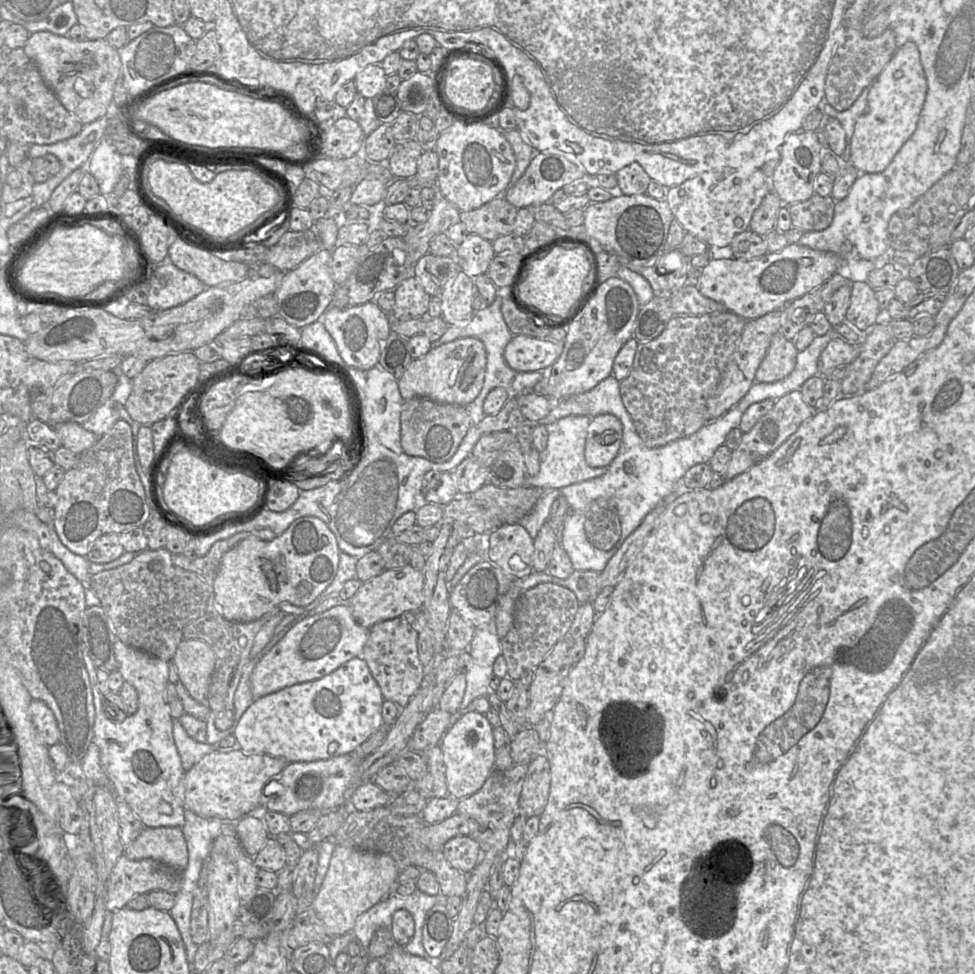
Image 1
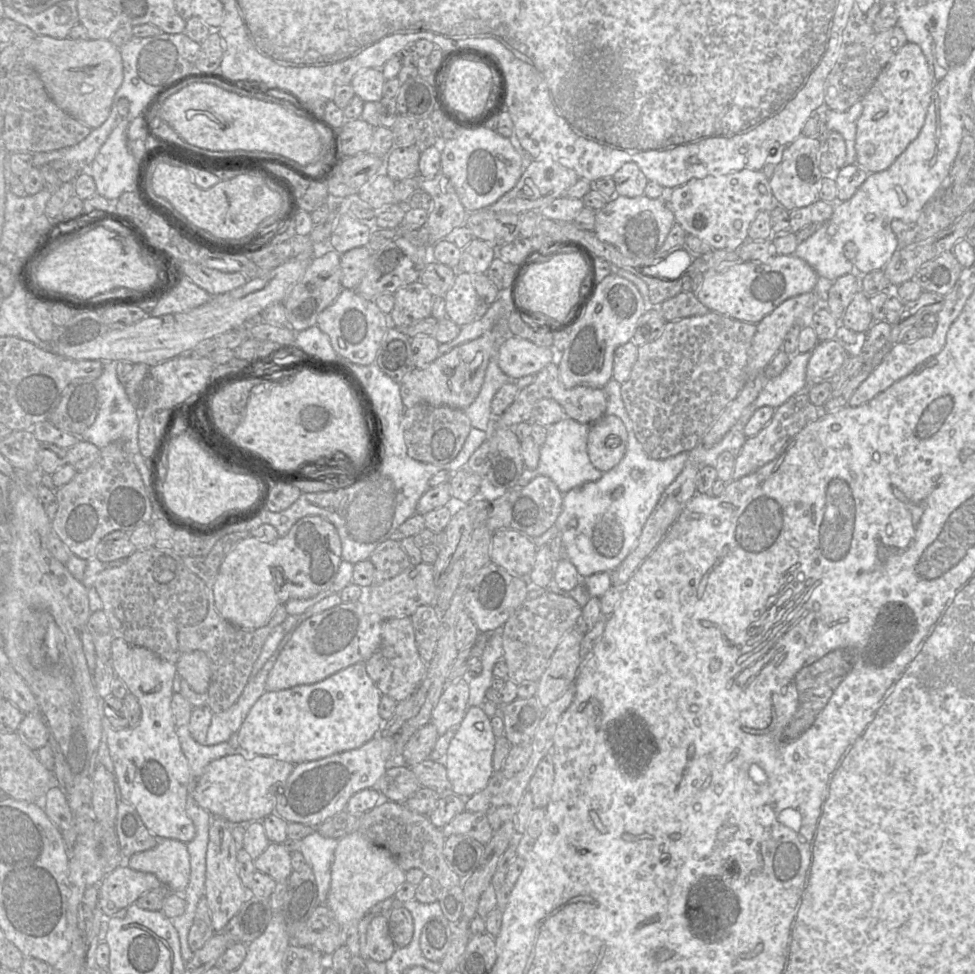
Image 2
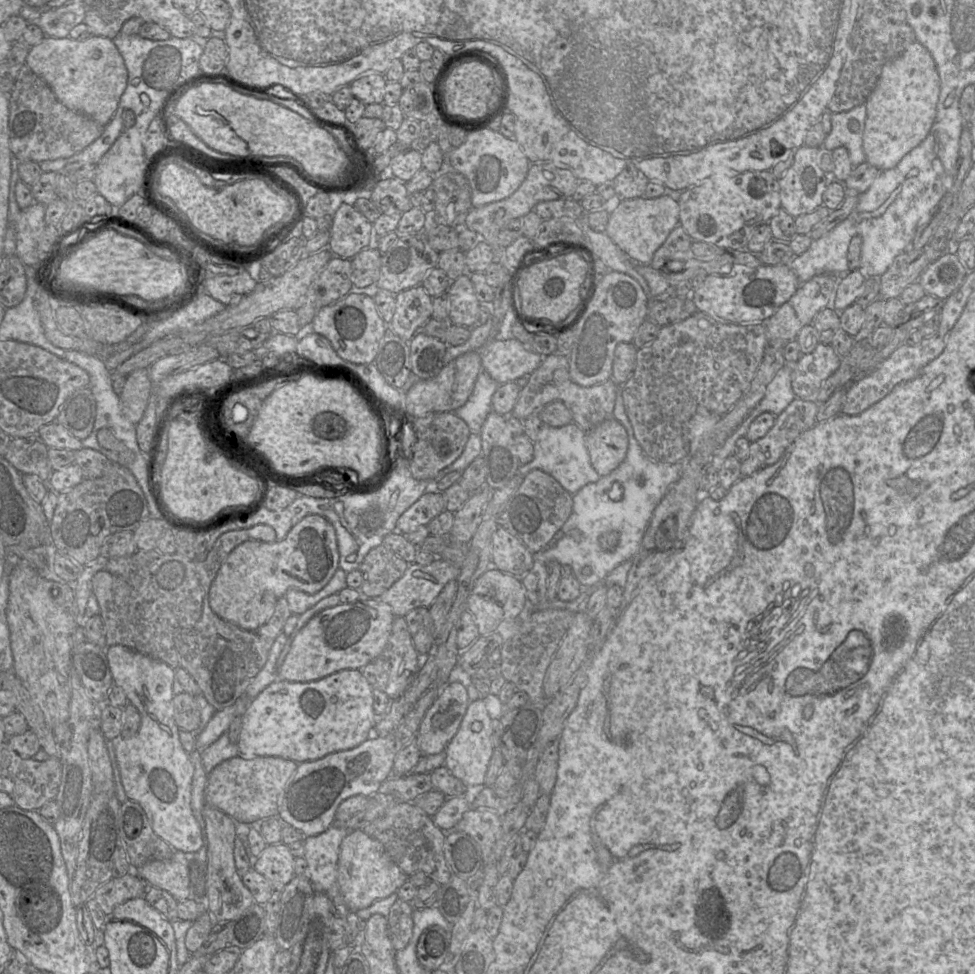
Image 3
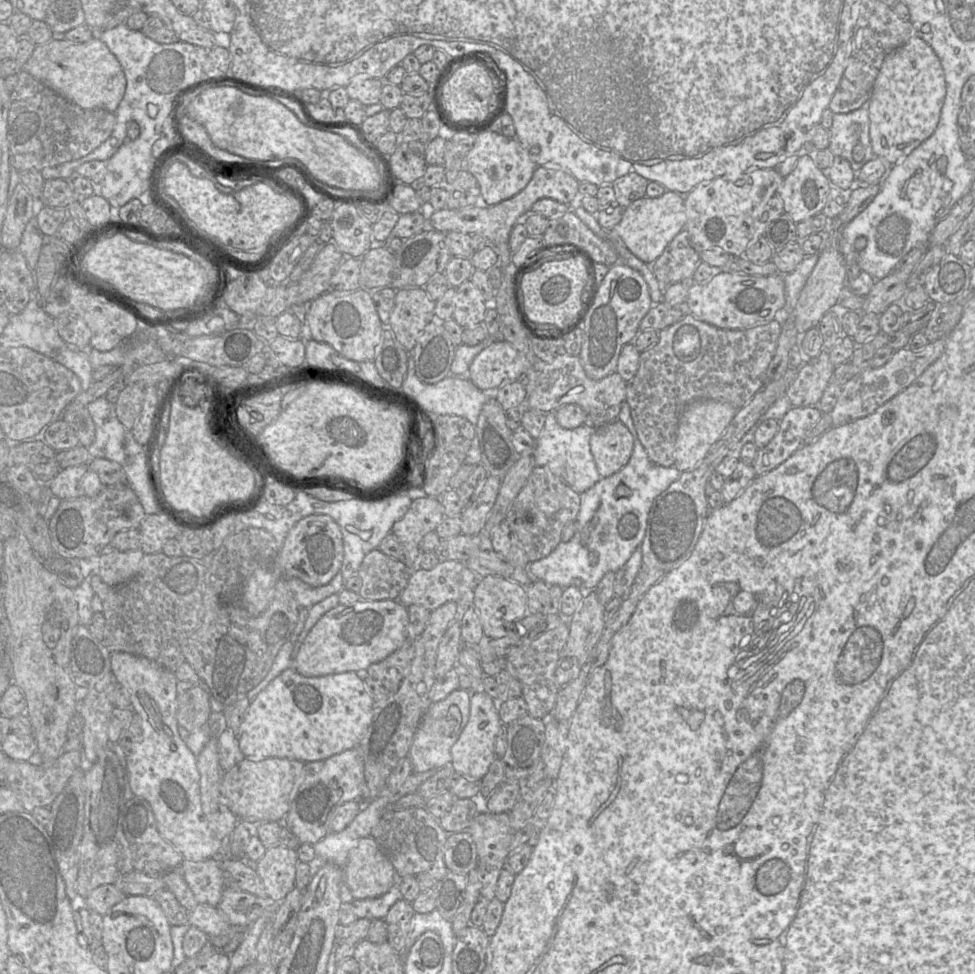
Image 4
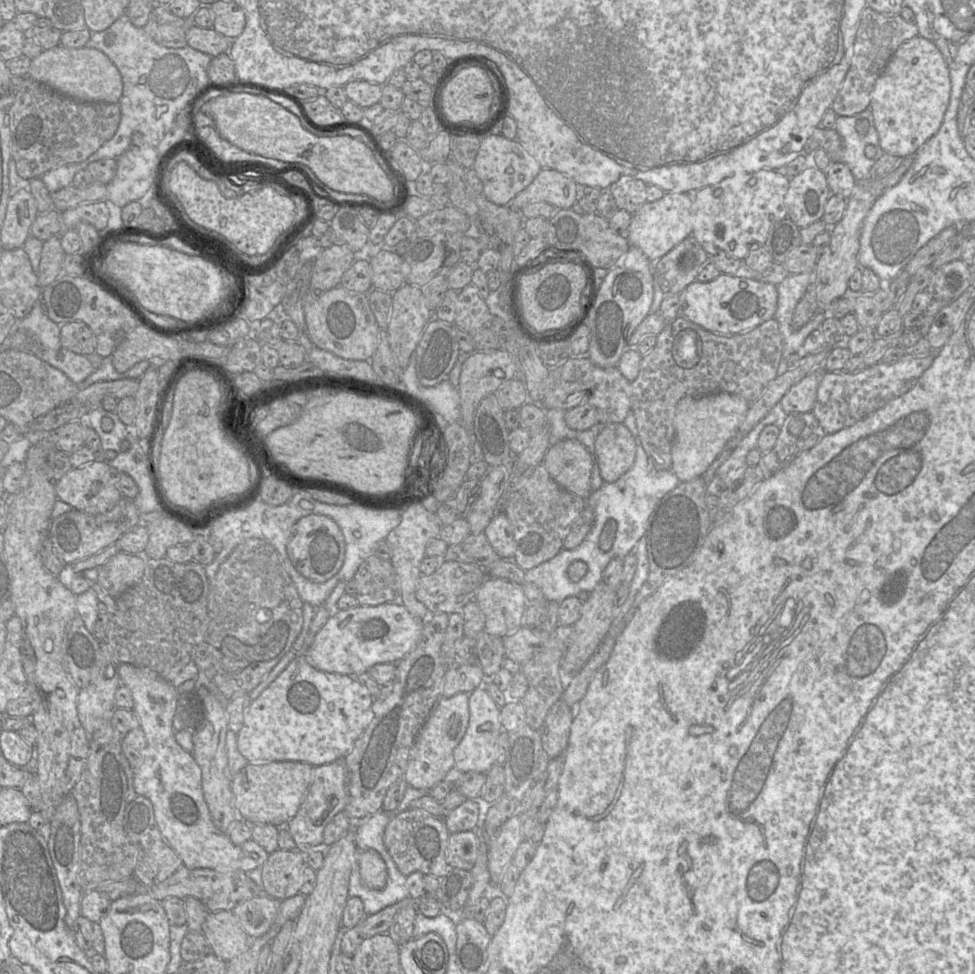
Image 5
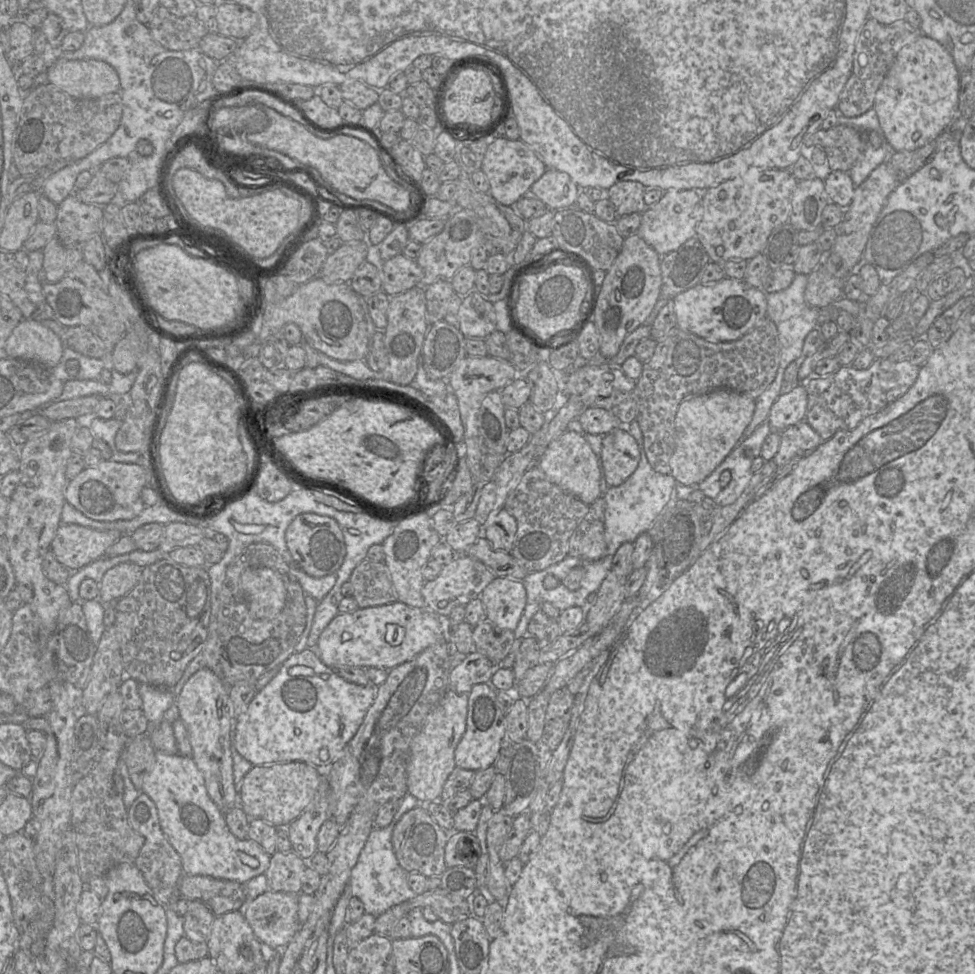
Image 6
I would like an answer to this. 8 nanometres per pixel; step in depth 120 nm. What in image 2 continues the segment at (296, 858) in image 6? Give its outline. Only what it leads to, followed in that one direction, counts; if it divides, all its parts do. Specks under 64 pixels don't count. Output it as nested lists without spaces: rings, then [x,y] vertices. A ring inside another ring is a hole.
[[[270,842],[265,851],[254,861],[255,869],[272,877],[277,883],[287,882],[293,869],[291,852],[282,843]]]

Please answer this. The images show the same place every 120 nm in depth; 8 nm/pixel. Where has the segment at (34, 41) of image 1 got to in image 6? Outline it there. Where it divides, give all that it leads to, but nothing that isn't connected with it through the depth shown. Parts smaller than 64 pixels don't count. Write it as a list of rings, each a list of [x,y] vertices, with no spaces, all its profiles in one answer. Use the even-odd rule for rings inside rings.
[[[49,56],[47,81],[75,99],[93,99],[120,92],[117,71],[100,60],[67,60]]]

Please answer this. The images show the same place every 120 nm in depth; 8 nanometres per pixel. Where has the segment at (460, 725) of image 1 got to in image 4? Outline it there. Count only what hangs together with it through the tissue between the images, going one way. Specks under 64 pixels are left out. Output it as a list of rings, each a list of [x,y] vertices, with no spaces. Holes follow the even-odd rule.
[[[474,692],[470,696],[469,719],[460,737],[451,748],[451,768],[458,774],[481,781],[496,758],[495,740],[502,722],[499,707],[485,692]]]

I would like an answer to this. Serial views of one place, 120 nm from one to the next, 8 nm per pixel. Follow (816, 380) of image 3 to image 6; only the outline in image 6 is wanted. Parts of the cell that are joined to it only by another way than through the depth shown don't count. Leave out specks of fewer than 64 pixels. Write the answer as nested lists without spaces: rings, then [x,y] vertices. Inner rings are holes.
[[[805,383],[783,392],[770,408],[768,417],[772,431],[782,432],[791,425],[806,420],[808,394]]]

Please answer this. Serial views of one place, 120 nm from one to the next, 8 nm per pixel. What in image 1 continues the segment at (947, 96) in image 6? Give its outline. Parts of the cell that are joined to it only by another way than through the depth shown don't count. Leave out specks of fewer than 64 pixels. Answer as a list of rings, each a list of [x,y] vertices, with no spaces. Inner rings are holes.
[[[907,41],[870,86],[867,105],[858,118],[851,140],[851,165],[859,174],[884,171],[914,133],[927,94],[927,79],[918,46]]]

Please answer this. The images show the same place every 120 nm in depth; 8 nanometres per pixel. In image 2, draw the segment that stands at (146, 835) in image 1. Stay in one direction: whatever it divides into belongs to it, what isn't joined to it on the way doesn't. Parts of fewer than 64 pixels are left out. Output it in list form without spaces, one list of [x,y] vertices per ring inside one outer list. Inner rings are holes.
[[[158,839],[152,849],[127,859],[127,866],[154,874],[171,892],[183,894],[190,878],[190,857],[187,845],[176,839]]]

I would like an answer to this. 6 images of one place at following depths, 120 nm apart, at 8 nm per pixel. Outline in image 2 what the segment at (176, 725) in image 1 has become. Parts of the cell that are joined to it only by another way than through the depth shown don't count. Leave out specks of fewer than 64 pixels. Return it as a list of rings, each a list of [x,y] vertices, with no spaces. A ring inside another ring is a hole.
[[[176,726],[176,734],[194,778],[199,778],[212,761],[227,755],[236,754],[235,749],[231,748],[227,742],[211,746],[197,743],[190,735],[187,726]]]

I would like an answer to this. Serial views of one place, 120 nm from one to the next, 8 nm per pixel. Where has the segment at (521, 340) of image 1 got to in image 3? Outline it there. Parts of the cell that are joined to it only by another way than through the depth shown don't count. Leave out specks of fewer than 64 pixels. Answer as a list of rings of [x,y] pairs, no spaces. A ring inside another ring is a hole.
[[[517,339],[488,340],[478,350],[482,371],[499,385],[529,376],[541,364],[543,357],[526,349]]]

